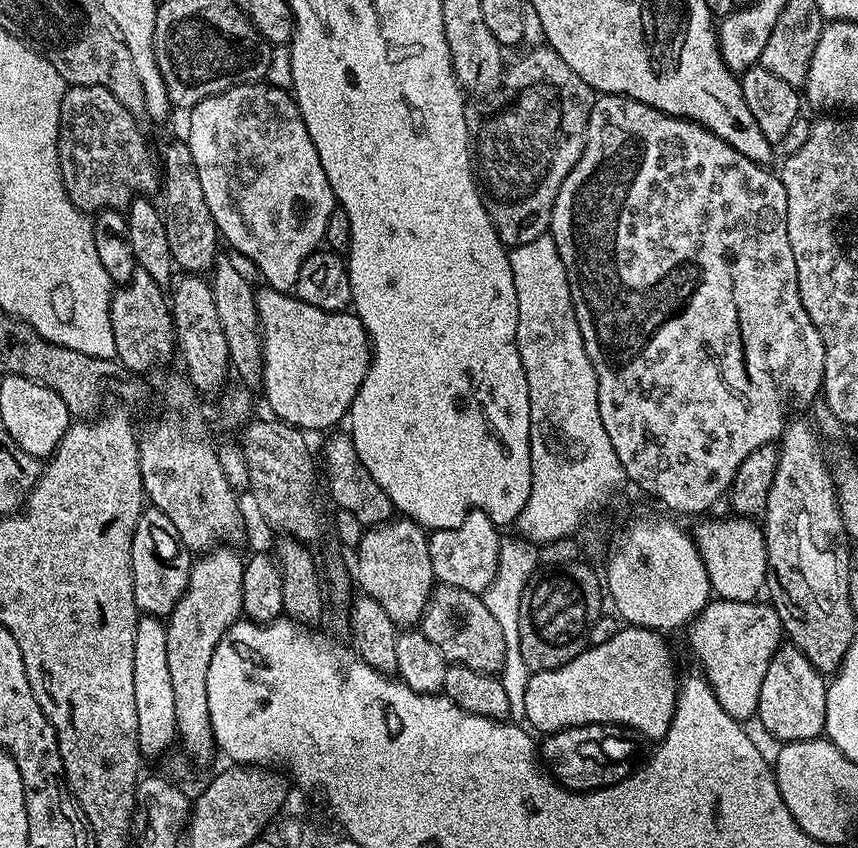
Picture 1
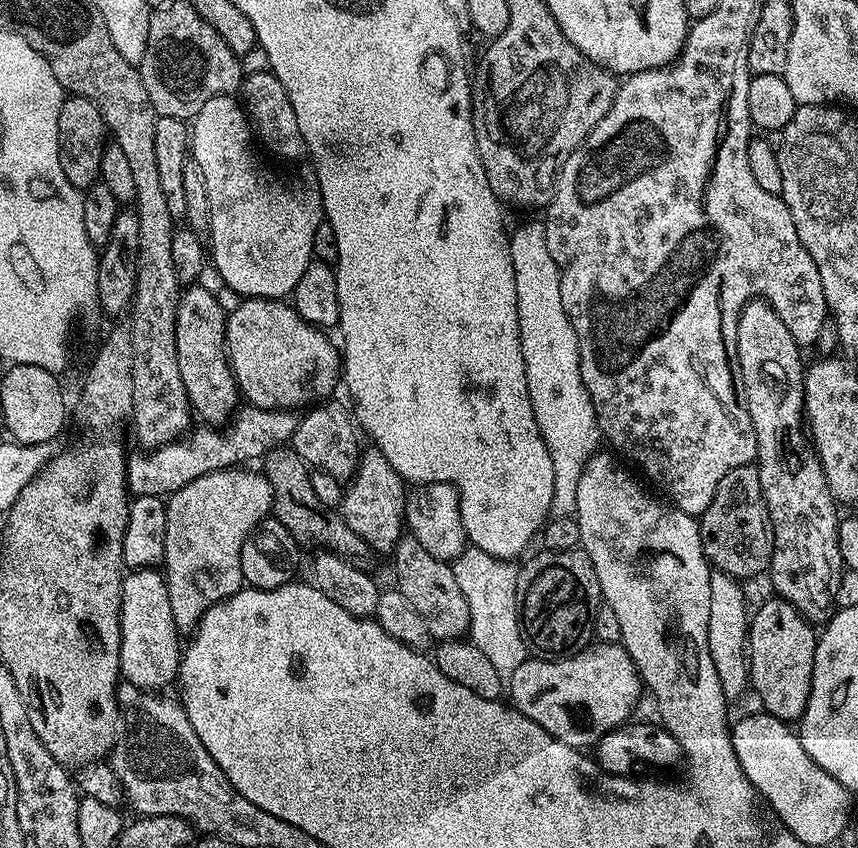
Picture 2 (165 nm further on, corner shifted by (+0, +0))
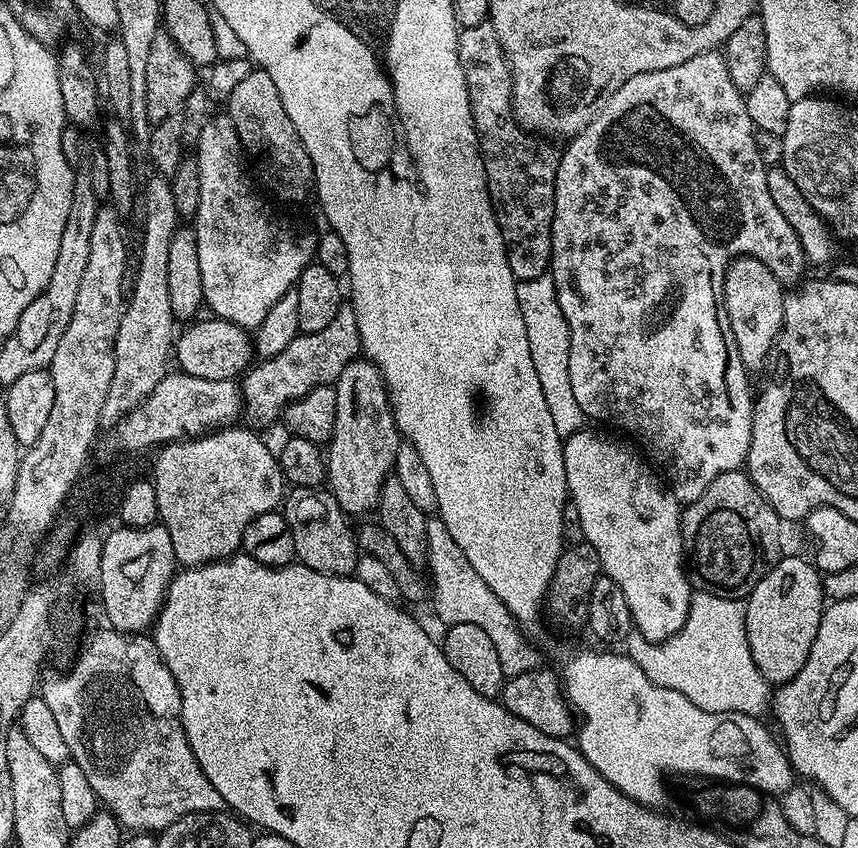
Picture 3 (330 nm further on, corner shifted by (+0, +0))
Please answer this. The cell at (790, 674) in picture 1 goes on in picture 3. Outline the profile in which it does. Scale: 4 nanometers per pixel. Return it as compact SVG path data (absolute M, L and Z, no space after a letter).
M785 555L754 586L744 604L746 638L750 642L750 654L754 654L754 666L758 666L762 678L769 685L779 686L790 682L798 670L806 666L806 658L810 658L810 646L814 646L814 638L818 638L818 626L824 617L825 607L822 576L811 559Z

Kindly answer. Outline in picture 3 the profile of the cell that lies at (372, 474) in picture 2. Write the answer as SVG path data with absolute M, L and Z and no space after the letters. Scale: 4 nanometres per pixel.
M366 358L351 360L335 382L338 410L334 410L334 434L326 445L326 484L338 506L349 517L359 512L375 509L384 481L396 466L396 448L402 443L400 431L396 429L396 419L392 405L388 402L388 391L380 372Z

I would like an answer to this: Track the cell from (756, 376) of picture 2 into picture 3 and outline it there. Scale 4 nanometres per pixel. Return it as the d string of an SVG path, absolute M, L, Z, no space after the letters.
M738 256L728 265L724 275L724 305L738 354L749 373L756 374L773 355L776 339L782 330L785 295L785 285L772 273L770 266L758 262L758 258Z

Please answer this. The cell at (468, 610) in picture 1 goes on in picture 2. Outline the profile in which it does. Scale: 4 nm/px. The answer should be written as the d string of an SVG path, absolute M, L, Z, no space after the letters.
M411 534L401 536L394 549L395 556L395 587L424 618L432 638L438 642L461 639L468 631L470 614L462 590L458 590L458 582L454 582L451 563L434 558L434 554L430 554L430 550L426 550L422 542Z

